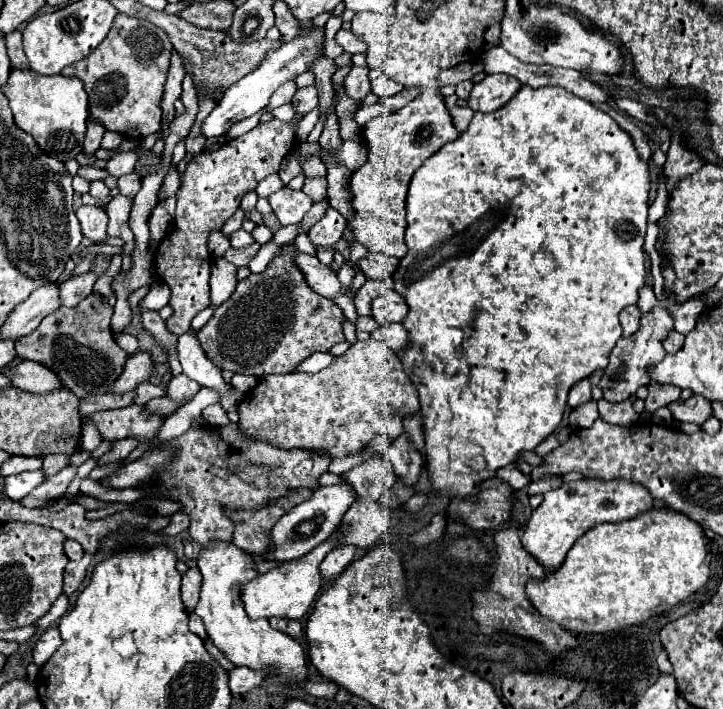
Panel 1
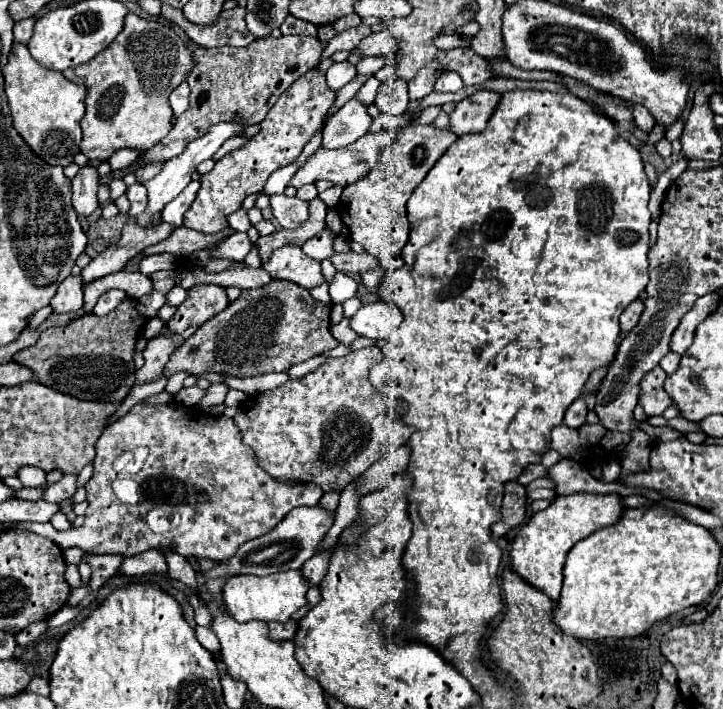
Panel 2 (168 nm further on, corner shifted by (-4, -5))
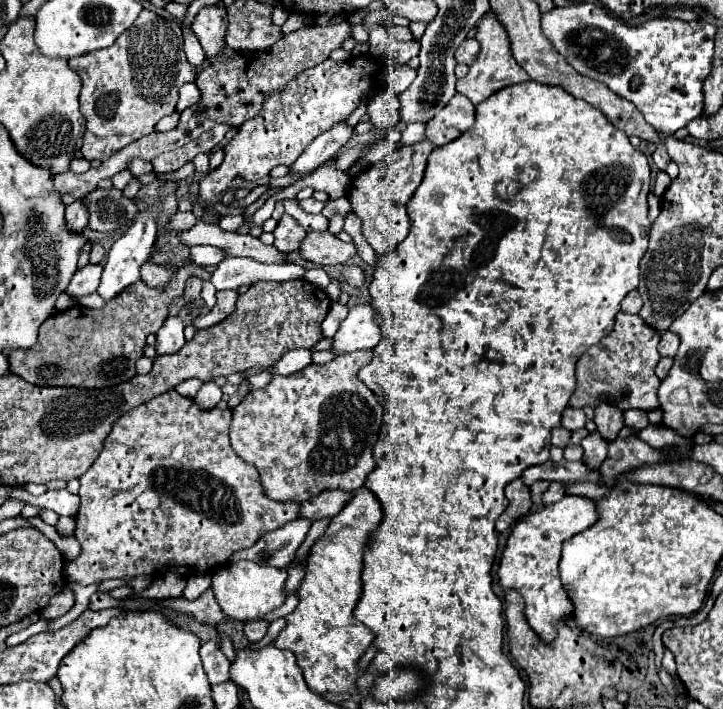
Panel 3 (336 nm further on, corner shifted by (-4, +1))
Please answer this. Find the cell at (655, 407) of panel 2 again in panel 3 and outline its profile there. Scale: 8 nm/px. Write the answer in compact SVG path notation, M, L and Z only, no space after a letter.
M619 311L613 331L597 345L589 347L577 361L577 391L573 393L569 405L577 409L583 409L587 405L597 407L601 395L607 395L609 403L615 403L621 411L657 409L657 389L661 383L661 379L655 375L655 367L661 359L657 345L657 331L649 329L649 325L645 325L643 319L637 319L637 315L625 315L623 311Z

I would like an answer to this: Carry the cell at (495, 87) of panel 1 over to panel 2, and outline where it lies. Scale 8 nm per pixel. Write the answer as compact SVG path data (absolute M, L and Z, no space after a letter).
M477 91L475 95L459 101L449 113L449 131L453 131L459 137L483 131L499 99L499 93Z

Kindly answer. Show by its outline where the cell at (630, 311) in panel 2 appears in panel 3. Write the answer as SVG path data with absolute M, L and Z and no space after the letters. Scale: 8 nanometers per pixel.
M631 291L631 293L623 299L623 303L621 303L621 311L623 311L623 313L635 315L635 313L639 313L641 305L643 305L643 301L641 301L639 291Z

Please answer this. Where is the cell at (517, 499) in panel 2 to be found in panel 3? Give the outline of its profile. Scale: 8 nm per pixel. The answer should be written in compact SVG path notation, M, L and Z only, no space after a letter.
M515 479L505 487L505 495L509 499L509 507L503 511L503 515L497 519L495 529L501 533L507 527L515 525L521 517L525 517L531 509L531 495L529 495L529 487L521 481Z

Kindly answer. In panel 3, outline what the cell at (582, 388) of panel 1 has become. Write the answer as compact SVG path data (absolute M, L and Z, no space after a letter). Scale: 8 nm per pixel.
M567 407L563 411L563 419L561 419L561 425L569 431L577 431L581 427L585 427L585 413L581 409L573 409L573 407Z

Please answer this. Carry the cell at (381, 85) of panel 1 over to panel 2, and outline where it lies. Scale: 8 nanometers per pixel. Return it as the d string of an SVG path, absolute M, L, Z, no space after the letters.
M401 79L381 83L375 105L385 115L393 115L393 117L403 115L407 109L407 83Z

